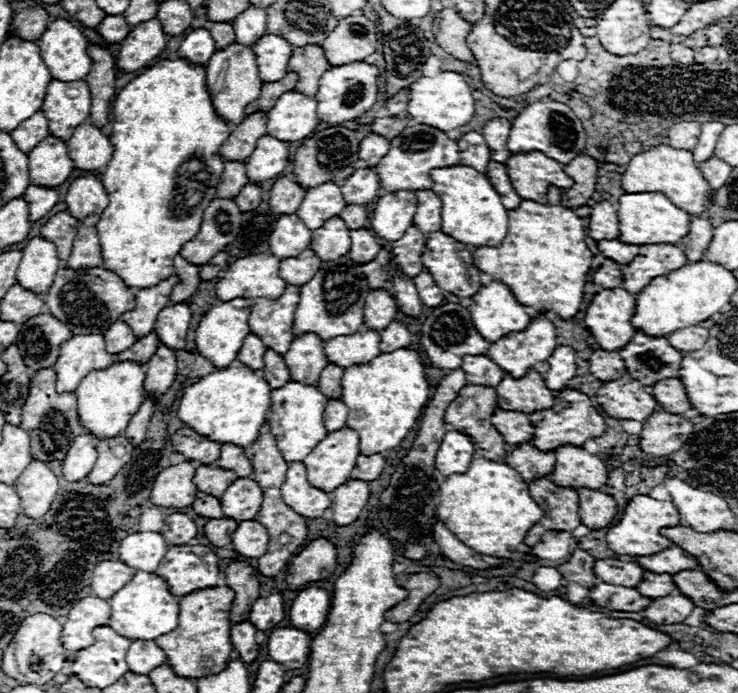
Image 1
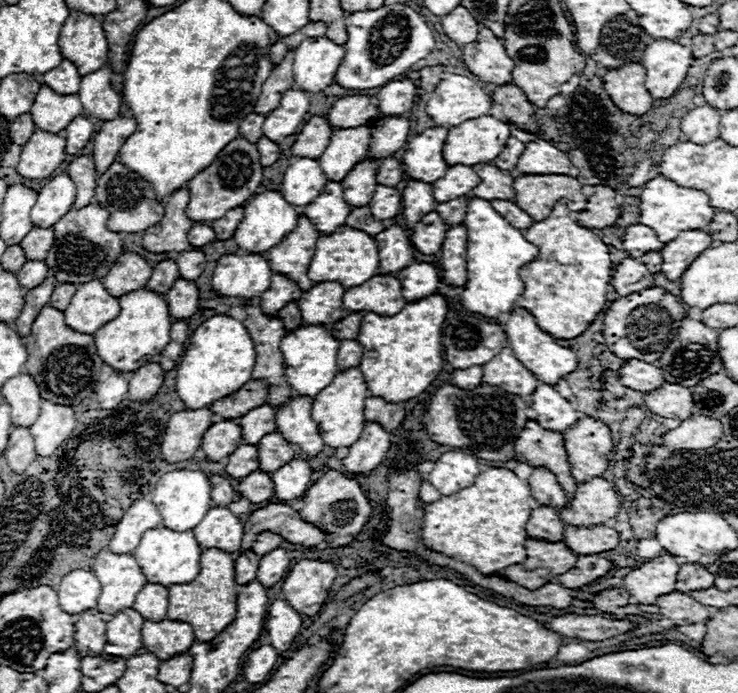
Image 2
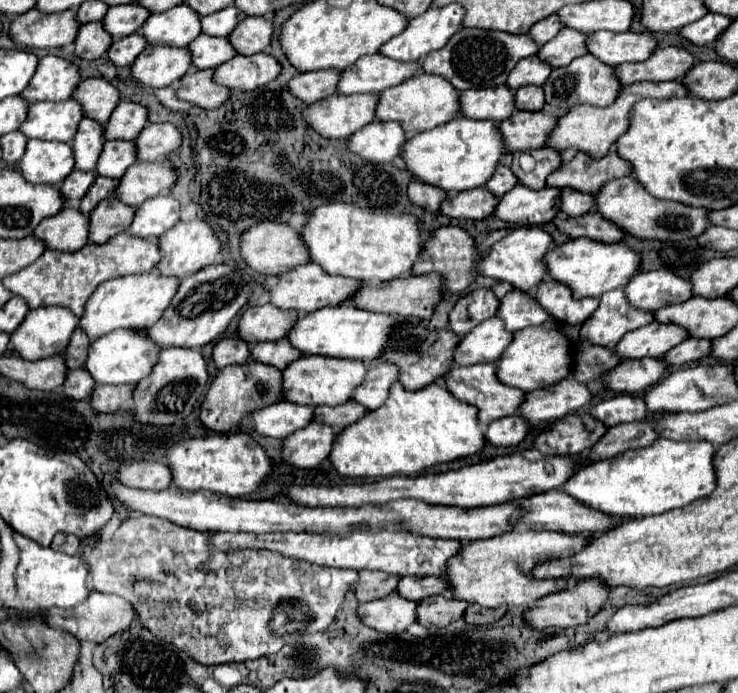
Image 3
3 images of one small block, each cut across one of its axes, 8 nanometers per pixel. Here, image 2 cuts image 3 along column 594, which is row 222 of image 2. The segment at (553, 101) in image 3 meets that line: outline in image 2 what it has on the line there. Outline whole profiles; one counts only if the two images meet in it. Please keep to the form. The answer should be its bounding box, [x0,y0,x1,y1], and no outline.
[46,204,124,286]

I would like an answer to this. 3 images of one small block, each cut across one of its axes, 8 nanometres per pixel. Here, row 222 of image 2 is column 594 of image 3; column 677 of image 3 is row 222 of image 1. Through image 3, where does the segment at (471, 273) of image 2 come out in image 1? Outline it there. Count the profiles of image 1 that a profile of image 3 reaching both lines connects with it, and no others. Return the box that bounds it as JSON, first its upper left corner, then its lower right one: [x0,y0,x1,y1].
[432,166,508,248]

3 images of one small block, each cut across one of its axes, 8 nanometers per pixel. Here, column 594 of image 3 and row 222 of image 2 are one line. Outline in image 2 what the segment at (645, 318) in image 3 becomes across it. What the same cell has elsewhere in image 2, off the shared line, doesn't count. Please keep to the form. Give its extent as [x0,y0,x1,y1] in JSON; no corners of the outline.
[302,182,352,236]

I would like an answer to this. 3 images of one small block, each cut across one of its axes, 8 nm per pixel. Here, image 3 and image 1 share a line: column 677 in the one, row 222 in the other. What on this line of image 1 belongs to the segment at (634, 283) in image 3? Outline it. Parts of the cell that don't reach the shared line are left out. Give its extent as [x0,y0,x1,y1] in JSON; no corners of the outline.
[270,214,312,258]

